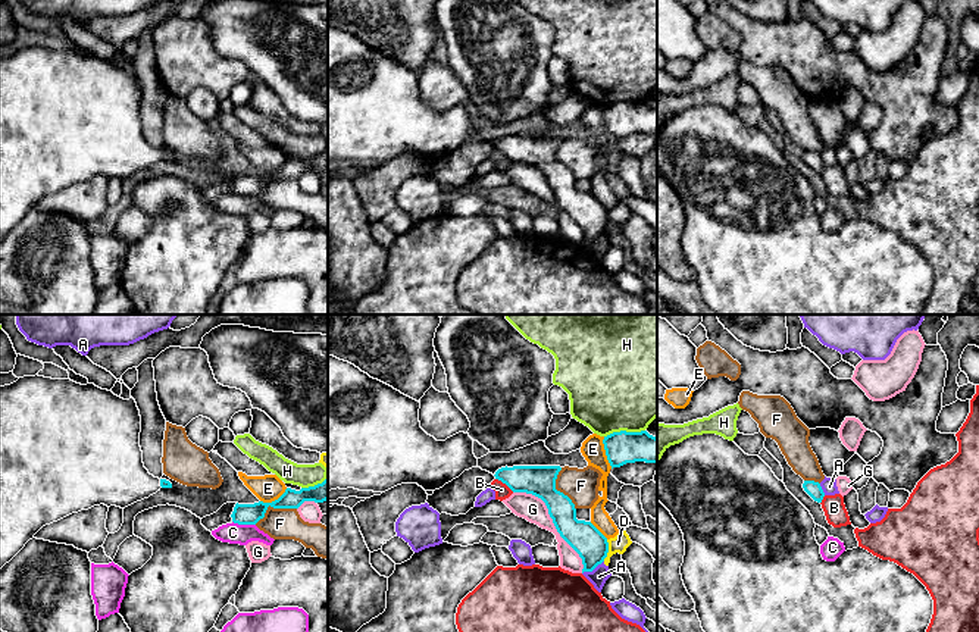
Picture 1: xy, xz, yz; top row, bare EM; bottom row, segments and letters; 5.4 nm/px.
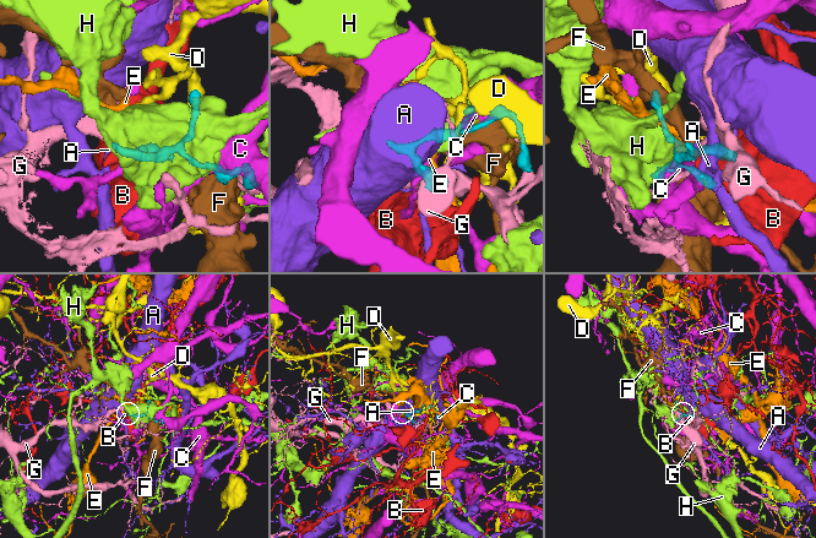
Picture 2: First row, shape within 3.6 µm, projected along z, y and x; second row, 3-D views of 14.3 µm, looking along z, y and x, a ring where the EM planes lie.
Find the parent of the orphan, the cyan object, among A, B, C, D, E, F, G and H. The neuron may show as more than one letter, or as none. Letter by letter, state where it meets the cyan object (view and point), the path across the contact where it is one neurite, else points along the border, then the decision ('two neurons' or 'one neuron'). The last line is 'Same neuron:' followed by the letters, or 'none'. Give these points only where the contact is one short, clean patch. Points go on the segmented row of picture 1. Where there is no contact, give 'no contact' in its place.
A: meets cyan in xz at (593, 569); two neurons
B: meets cyan in xz at (504, 482); two neurons
C: meets cyan in xy at (244, 523); two neurons
D: meets cyan in xz at (607, 550); two neurons
E: meets cyan in xz at (606, 453); two neurons
F: meets cyan in xy at (272, 506); two neurons
G: meets cyan in xz at (553, 522); two neurons
H: meets cyan in xz at (624, 431); two neurons
Same neuron: none

